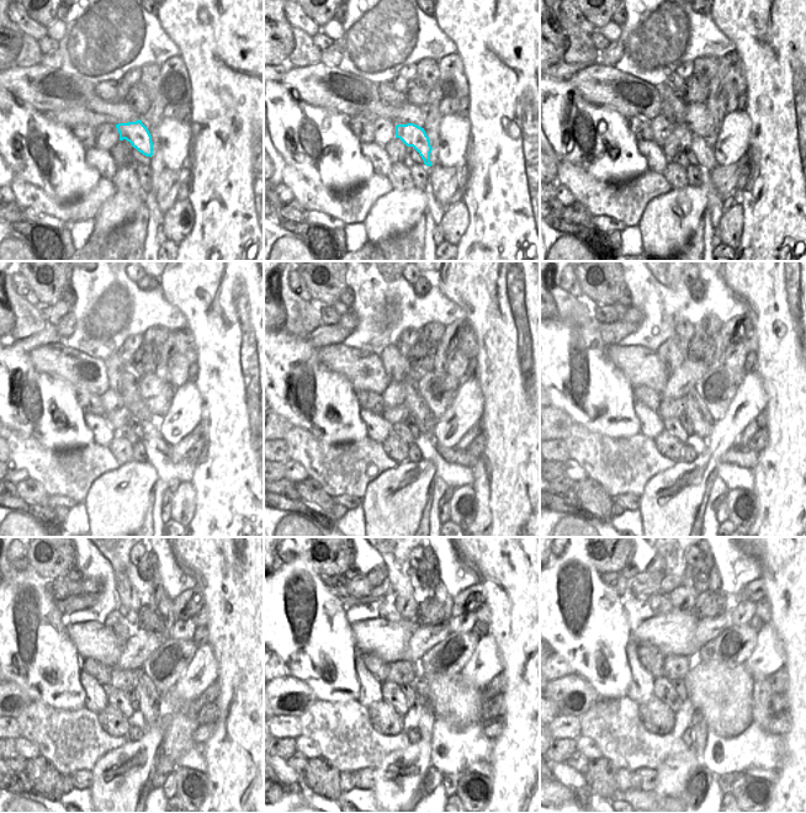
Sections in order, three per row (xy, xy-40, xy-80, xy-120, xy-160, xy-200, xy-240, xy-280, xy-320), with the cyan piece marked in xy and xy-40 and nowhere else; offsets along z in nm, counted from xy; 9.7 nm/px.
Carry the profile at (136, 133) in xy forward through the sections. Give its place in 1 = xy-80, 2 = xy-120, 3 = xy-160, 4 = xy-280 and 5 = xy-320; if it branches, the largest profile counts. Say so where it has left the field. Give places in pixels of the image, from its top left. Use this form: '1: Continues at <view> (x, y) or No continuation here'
1: Continues at xy-80 (704, 152)
2: Continues at xy-120 (150, 428)
3: Continues at xy-160 (455, 456)
4: Continues at xy-280 (493, 727)
5: Continues at xy-320 (779, 723)

